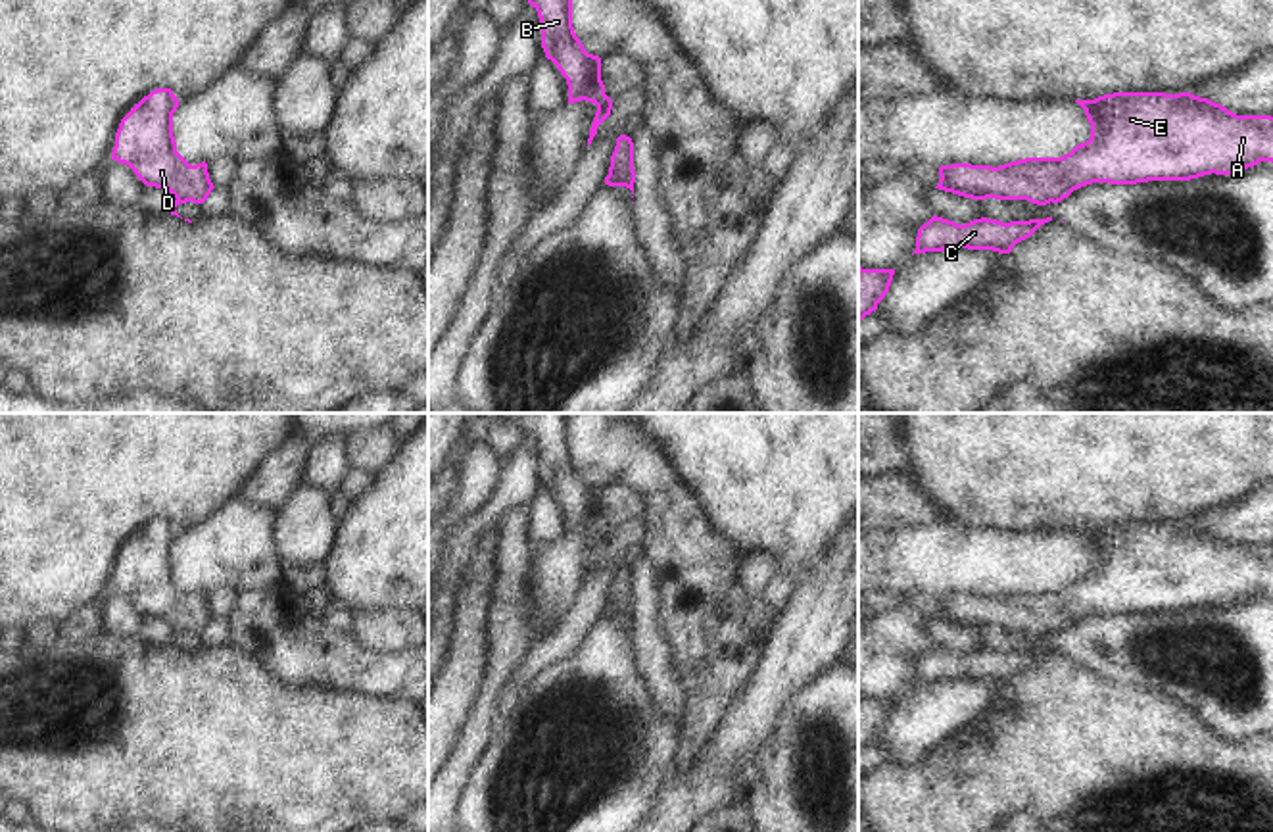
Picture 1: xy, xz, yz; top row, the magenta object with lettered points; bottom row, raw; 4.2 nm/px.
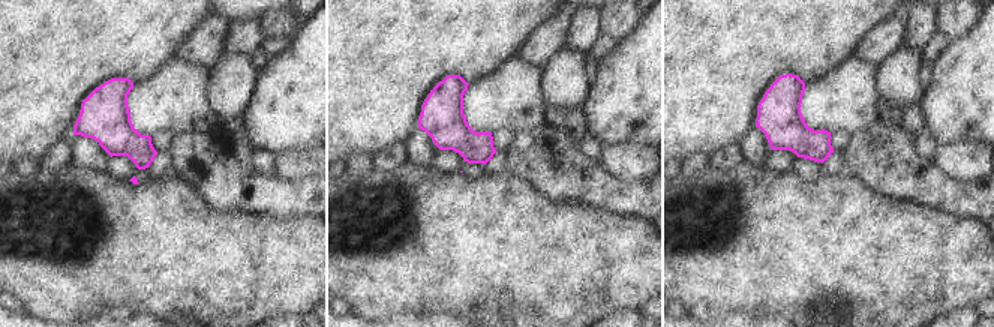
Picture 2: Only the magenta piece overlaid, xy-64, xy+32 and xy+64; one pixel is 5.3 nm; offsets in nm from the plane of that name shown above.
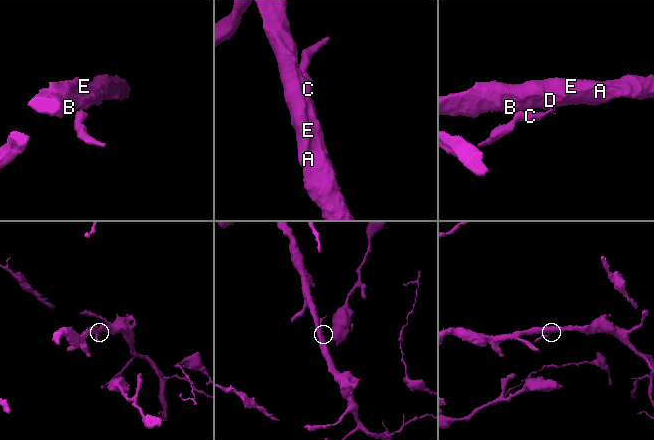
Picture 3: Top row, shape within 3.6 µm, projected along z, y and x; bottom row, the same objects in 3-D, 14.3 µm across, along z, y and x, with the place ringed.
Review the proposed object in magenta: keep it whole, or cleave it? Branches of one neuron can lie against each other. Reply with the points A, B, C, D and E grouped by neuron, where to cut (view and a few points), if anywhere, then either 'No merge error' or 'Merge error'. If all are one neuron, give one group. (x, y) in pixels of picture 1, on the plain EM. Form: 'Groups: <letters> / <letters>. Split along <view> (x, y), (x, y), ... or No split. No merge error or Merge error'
Groups: A B D E / C. Split along xz (607, 606), (617, 611). Merge error

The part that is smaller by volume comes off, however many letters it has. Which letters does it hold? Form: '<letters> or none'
C

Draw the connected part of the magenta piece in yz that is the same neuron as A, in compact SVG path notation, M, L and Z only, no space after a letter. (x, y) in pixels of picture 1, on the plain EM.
M1114 523L1075 532L1091 553L1091 569L1069 584L998 598L941 596L935 619L1046 636L1093 613L1190 611L1273 594L1271 546L1237 546L1190 523Z

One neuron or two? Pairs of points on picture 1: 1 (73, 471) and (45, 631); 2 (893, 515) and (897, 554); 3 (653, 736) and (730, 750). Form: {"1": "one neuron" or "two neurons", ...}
{"1": "two neurons", "2": "two neurons", "3": "two neurons"}

